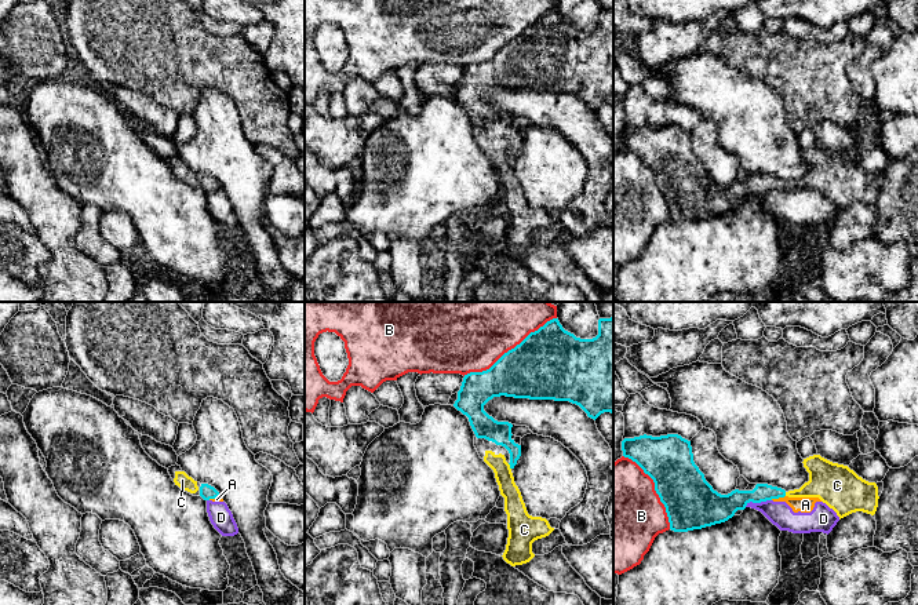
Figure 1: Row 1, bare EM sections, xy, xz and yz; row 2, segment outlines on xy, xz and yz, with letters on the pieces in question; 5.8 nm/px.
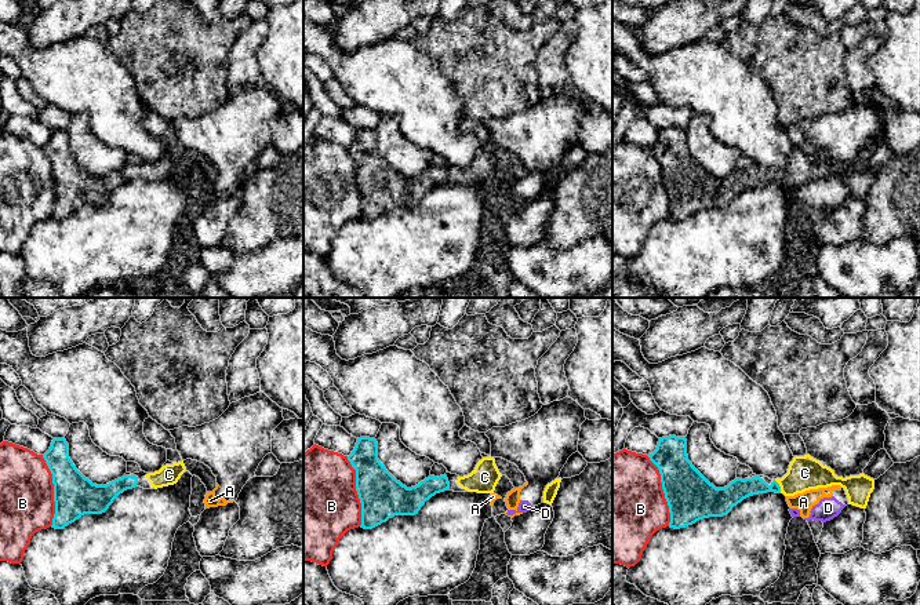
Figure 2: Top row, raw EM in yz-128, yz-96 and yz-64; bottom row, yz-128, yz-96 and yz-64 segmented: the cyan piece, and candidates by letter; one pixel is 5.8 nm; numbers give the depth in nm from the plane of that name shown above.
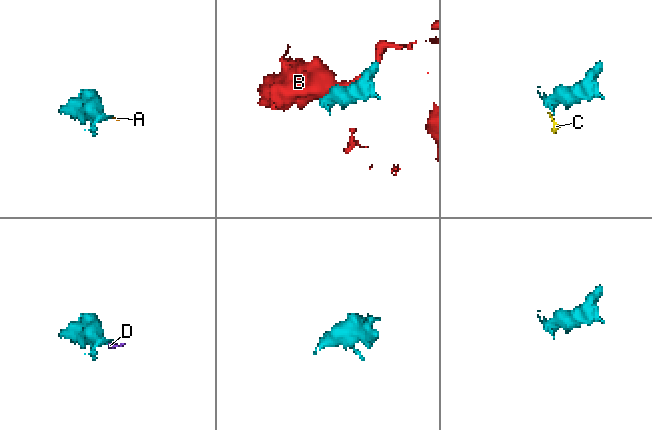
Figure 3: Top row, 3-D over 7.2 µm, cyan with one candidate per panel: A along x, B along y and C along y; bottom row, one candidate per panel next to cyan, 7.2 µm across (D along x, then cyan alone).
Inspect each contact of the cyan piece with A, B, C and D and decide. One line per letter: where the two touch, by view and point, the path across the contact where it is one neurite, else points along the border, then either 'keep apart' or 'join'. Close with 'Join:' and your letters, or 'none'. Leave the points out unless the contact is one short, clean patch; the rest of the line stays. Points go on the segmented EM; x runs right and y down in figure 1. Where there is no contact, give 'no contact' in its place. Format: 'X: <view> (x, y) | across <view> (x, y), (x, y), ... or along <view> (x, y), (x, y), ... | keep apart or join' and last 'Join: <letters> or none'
A: yz (778, 498) | along yz (784, 495), (771, 499) | keep apart
B: xz (509, 350) | keep apart
C: xz (510, 466) | across xz (490, 429), (513, 448), (510, 466), (507, 488), (514, 506) | join
D: yz (757, 502) | along yz (771, 499), (750, 502), (745, 506) | keep apart
Join: C

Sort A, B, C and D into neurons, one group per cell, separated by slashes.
A D / B / C

